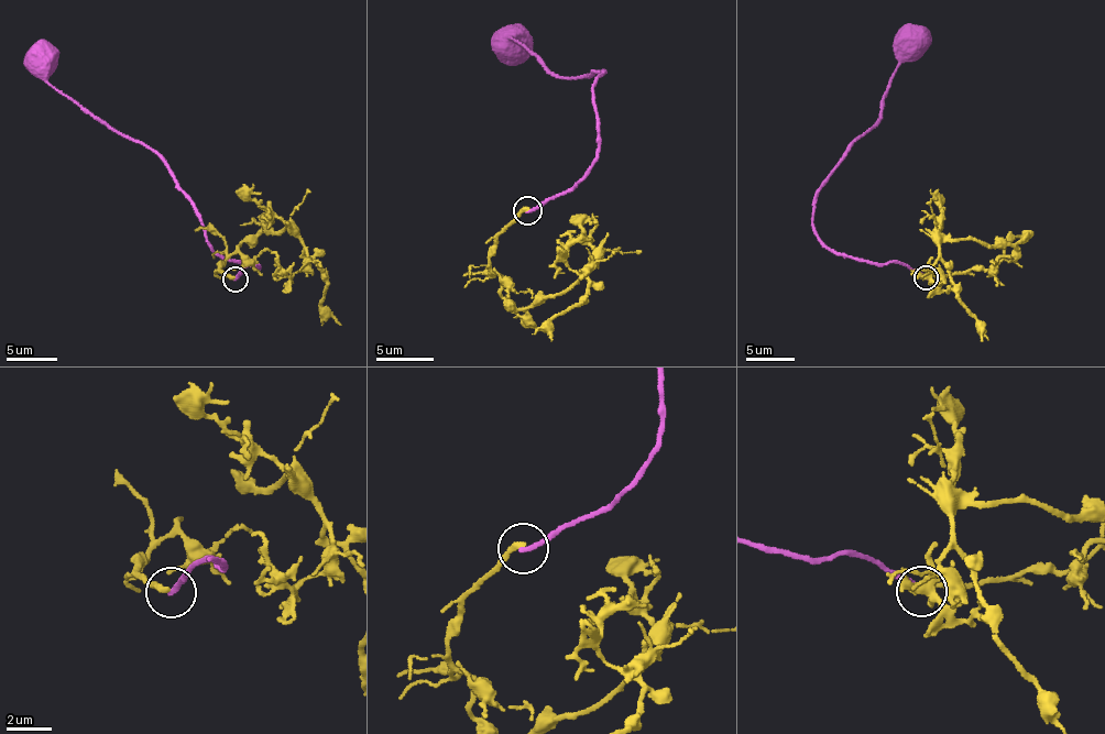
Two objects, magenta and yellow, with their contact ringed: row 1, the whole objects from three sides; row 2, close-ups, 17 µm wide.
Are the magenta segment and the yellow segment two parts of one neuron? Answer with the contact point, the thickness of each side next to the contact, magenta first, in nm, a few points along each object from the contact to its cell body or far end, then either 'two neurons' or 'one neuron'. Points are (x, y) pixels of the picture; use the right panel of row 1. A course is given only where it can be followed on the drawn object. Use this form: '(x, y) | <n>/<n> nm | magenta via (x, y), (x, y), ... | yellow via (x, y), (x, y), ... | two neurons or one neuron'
(926, 277) | 240/280 nm | magenta via (925, 277), (894, 262), (835, 254), (813, 229), (820, 187), (881, 122), (883, 99), (911, 40) | yellow via (925, 277), (993, 269), (1016, 247), (945, 240), (939, 248), (982, 340) | two neurons

